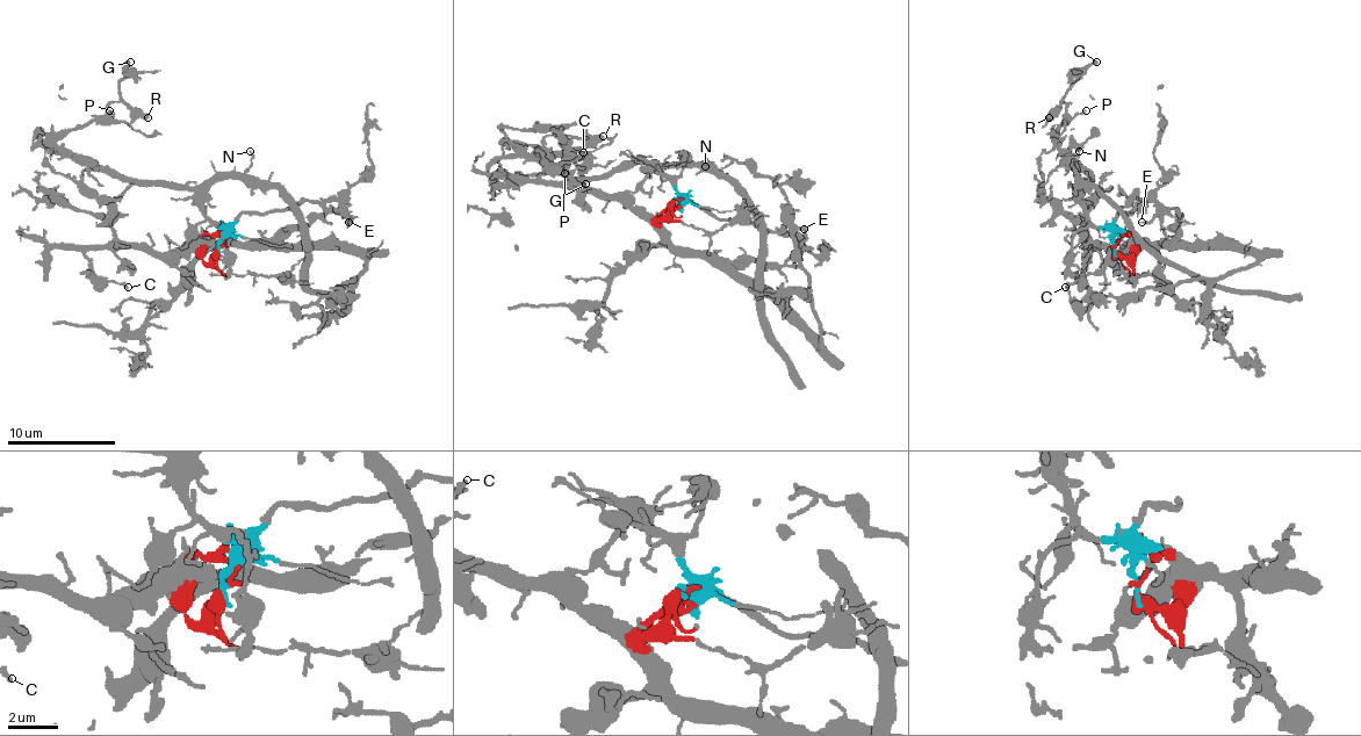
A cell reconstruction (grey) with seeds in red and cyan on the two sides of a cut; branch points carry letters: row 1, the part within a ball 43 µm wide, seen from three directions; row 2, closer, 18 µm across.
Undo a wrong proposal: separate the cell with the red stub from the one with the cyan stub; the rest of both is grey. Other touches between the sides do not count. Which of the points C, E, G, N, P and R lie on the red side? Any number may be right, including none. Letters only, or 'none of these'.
C

